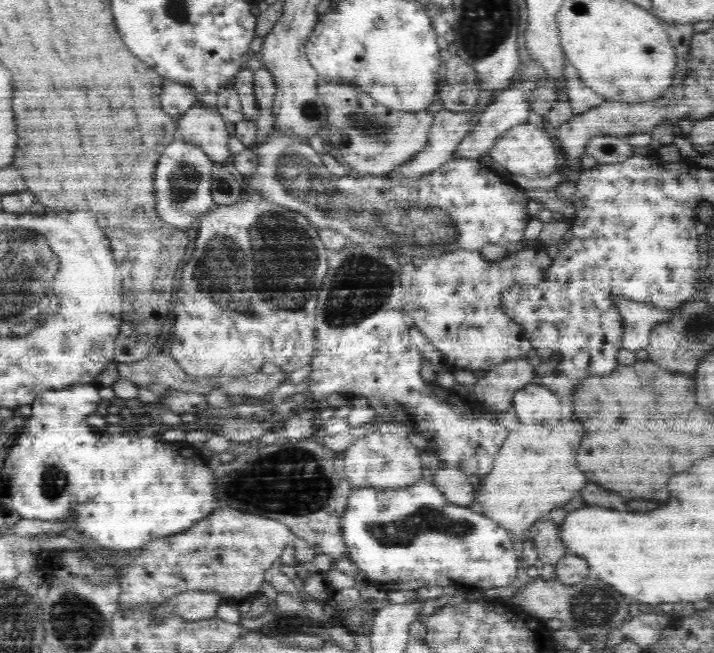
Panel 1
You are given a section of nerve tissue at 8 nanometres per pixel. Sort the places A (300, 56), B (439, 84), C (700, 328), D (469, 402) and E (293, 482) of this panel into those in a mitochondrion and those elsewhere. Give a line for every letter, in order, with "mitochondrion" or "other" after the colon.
A: other
B: other
C: mitochondrion
D: other
E: mitochondrion

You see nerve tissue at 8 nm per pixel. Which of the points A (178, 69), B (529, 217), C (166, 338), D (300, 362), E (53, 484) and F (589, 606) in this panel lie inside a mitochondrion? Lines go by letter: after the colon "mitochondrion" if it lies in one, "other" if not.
A: other
B: other
C: other
D: other
E: mitochondrion
F: mitochondrion

